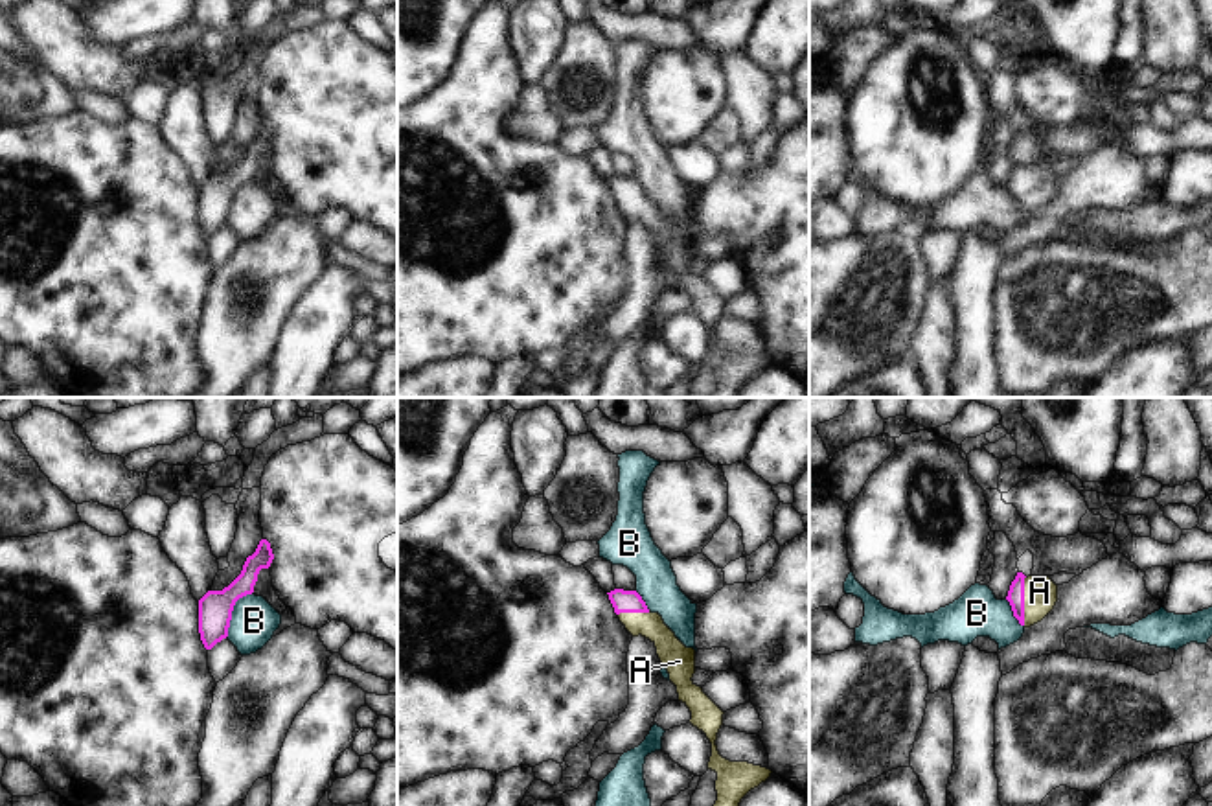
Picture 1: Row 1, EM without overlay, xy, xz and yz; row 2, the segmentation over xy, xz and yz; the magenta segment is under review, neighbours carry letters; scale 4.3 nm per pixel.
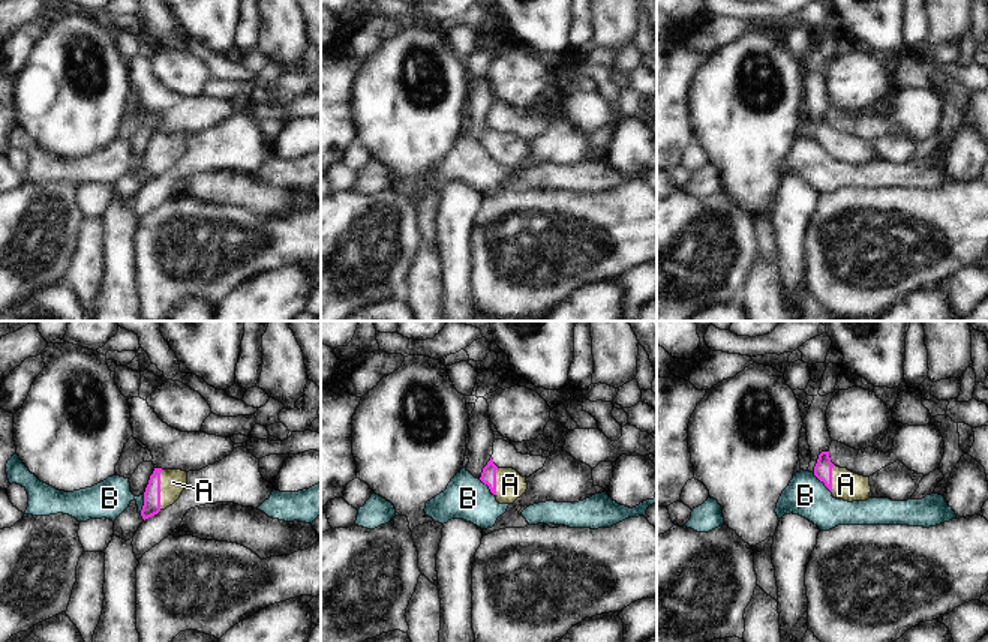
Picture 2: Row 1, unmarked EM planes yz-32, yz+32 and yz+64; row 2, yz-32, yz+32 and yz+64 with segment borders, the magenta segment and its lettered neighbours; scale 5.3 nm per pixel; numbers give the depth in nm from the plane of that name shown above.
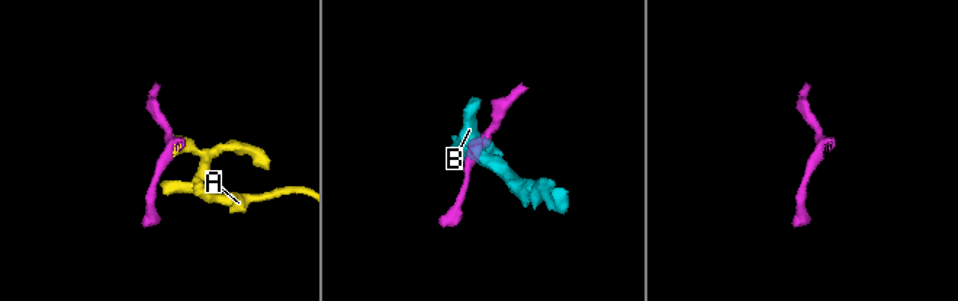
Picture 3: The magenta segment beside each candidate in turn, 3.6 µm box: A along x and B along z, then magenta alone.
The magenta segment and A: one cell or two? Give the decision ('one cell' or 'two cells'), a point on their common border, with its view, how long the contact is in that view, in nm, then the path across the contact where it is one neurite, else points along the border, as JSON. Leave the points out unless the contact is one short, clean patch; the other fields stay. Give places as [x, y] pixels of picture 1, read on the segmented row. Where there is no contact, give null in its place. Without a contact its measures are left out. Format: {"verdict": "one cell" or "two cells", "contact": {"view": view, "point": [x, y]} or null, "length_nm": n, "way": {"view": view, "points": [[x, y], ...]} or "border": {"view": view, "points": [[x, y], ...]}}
{"verdict": "one cell", "contact": {"view": "yz", "point": [1023, 600]}, "length_nm": 220, "way": {"view": "yz", "points": [[1016, 595], [1023, 600], [1032, 598], [1040, 591]]}}

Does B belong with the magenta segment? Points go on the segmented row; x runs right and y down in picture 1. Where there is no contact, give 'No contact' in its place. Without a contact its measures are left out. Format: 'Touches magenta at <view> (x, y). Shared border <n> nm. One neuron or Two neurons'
Touches magenta at xy (232, 610). Shared border 240 nm. Two neurons.

